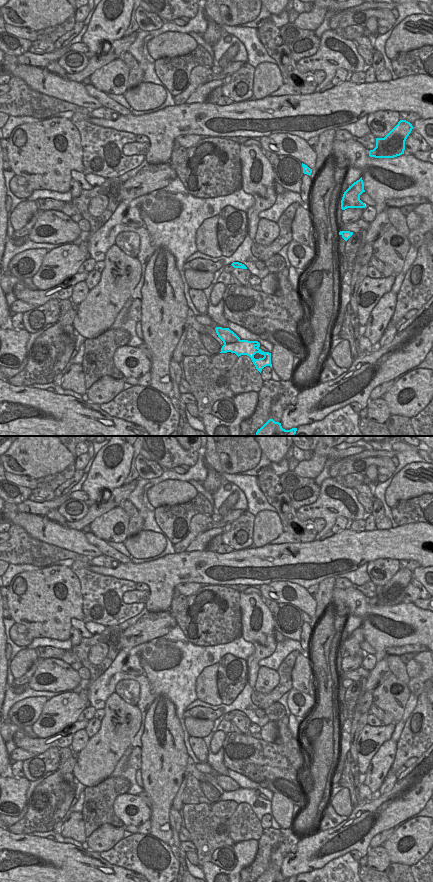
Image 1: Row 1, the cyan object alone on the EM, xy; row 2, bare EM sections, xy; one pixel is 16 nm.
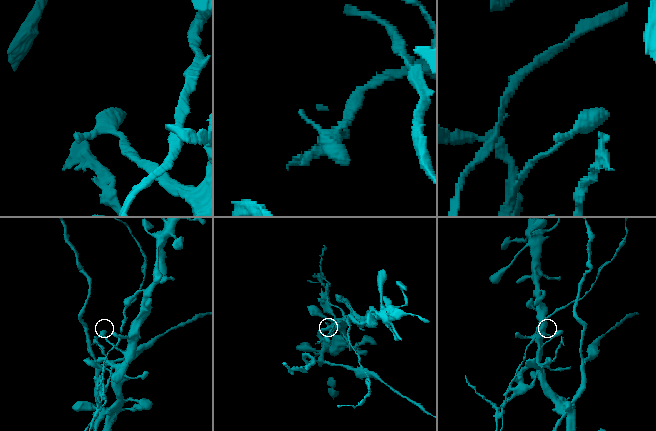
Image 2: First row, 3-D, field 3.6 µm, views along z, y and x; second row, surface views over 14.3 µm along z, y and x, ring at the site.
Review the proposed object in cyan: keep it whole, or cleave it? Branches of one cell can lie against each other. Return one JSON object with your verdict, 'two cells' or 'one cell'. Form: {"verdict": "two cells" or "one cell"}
{"verdict": "two cells"}

